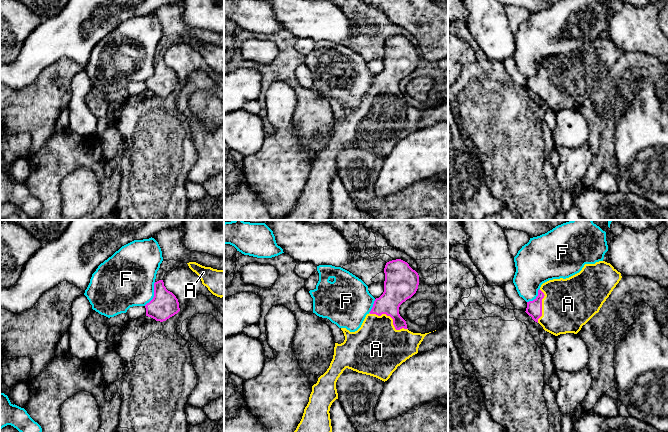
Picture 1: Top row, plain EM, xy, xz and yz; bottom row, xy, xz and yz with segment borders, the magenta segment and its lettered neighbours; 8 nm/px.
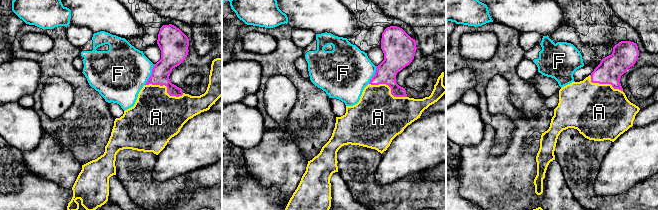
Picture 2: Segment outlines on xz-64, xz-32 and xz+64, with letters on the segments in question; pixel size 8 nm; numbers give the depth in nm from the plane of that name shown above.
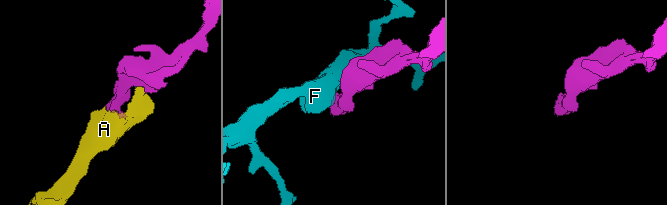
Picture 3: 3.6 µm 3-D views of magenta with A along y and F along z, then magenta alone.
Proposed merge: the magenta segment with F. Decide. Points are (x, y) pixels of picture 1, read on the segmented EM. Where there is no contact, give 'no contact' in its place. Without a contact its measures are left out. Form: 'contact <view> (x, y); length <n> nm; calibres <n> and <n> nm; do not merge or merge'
contact xy (154, 294); length 220 nm; calibres 220 and 440 nm; do not merge

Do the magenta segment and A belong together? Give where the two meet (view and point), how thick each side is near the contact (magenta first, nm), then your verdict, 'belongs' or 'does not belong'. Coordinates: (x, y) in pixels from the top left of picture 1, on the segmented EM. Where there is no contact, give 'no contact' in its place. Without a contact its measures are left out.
meets magenta in xz at (391, 317); 240 nm thick on the magenta side, 380 nm on the other; belongs

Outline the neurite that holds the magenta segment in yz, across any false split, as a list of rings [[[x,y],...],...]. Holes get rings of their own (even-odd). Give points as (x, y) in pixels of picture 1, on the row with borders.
[[[605,261],[585,264],[579,273],[569,278],[553,279],[543,283],[538,290],[538,296],[527,302],[525,312],[545,331],[555,336],[577,334],[582,326],[599,312],[621,278],[621,273]]]

